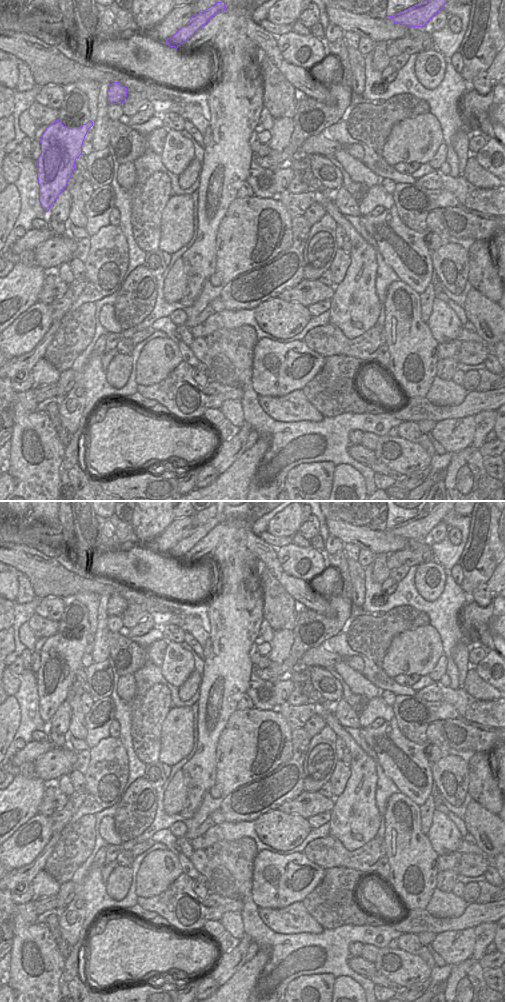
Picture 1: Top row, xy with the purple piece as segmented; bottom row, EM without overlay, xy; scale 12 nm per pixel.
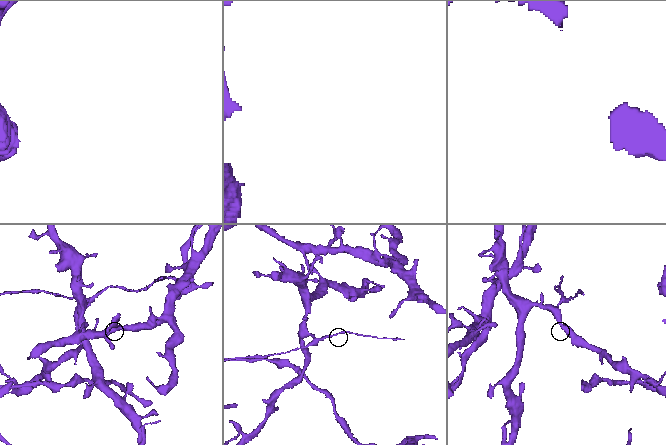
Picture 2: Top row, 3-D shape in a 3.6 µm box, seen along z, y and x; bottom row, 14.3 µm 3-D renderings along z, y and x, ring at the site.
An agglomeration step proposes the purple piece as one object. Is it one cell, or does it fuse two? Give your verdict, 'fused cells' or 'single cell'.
fused cells

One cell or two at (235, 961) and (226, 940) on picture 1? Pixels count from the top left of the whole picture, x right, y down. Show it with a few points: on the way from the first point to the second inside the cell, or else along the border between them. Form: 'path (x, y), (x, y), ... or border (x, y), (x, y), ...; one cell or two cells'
border (239, 939), (239, 943), (236, 946), (220, 953); two cells

